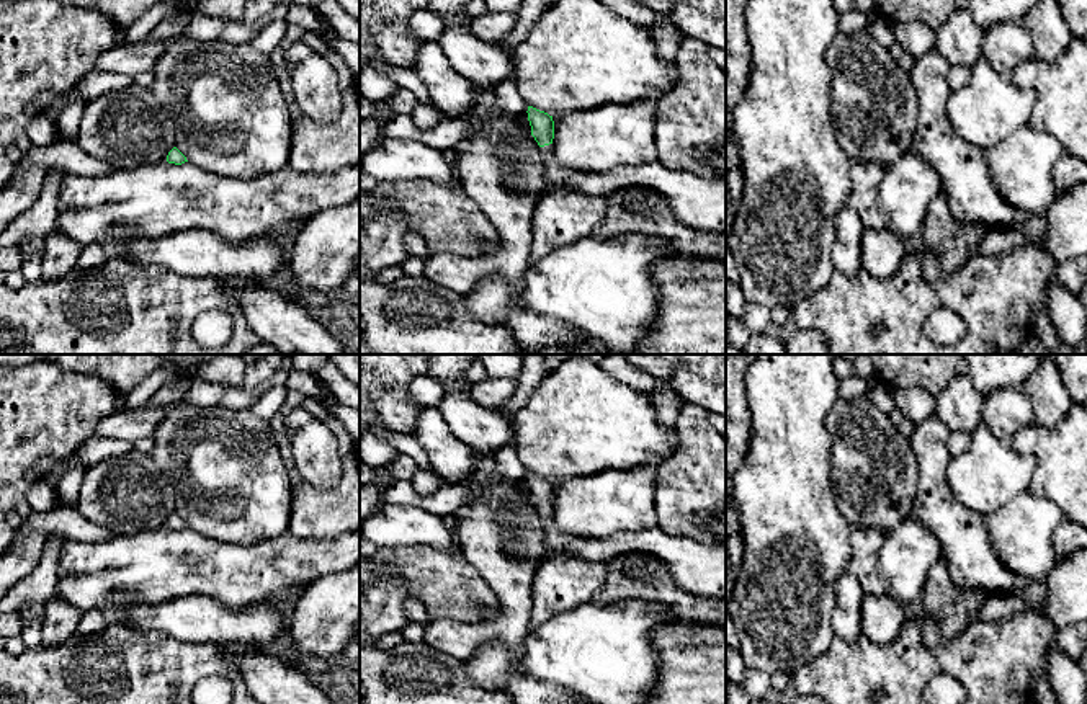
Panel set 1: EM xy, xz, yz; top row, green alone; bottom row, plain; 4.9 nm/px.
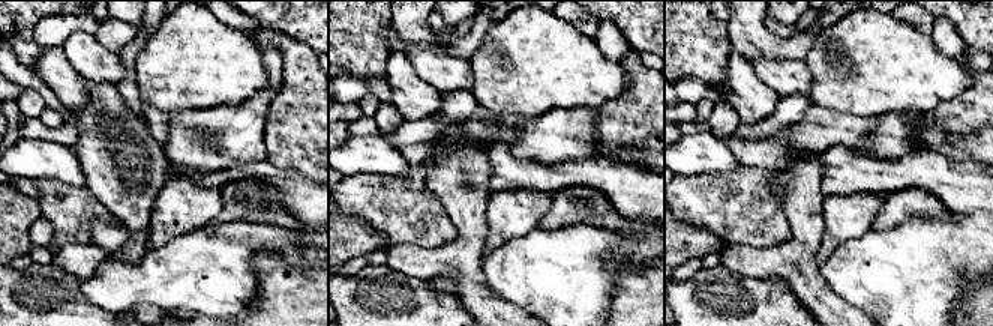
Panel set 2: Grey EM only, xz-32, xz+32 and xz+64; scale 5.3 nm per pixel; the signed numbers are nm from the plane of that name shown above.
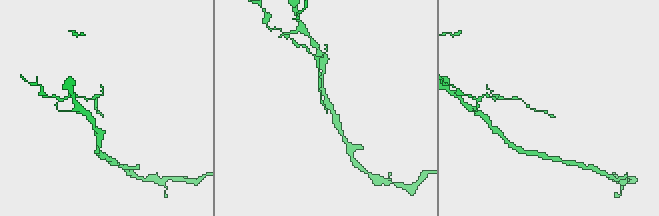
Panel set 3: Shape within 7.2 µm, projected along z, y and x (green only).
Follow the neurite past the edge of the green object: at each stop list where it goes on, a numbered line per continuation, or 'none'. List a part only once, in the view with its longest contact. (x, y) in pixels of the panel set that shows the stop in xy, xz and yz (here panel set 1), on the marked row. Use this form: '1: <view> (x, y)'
1: xz (700, 203)

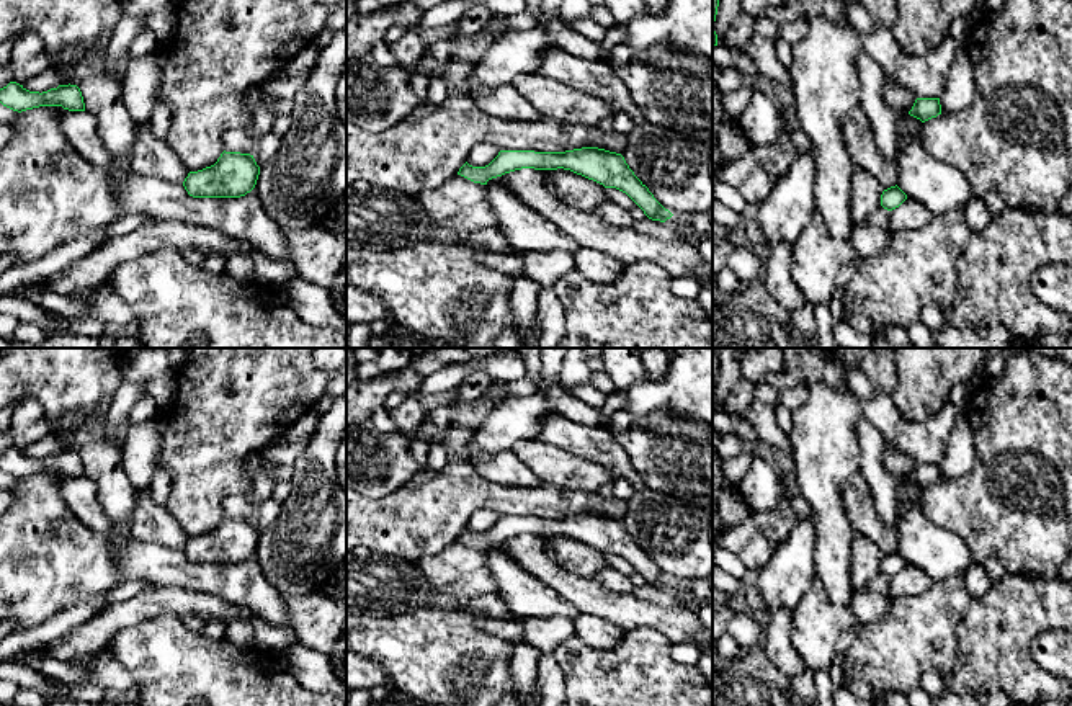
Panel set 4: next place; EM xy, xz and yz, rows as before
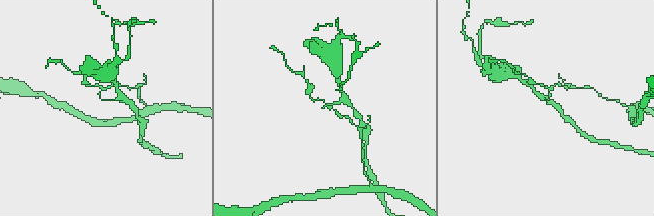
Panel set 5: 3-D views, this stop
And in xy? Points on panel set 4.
none

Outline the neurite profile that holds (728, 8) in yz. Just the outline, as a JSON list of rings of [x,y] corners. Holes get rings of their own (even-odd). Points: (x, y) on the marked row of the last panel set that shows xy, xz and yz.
[[[719,0],[714,31],[717,36],[726,36],[732,20],[742,10],[742,0]]]

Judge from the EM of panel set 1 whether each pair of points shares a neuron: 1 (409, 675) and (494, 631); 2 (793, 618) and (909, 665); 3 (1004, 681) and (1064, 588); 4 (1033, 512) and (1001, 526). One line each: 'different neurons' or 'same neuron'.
1: different neurons
2: different neurons
3: different neurons
4: same neuron

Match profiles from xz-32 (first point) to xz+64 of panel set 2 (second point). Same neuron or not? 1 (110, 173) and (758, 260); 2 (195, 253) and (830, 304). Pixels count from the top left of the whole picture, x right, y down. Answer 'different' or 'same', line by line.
1: same
2: different

